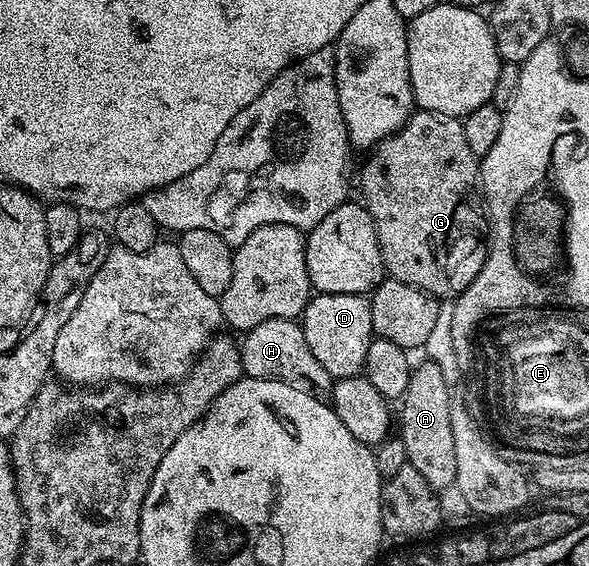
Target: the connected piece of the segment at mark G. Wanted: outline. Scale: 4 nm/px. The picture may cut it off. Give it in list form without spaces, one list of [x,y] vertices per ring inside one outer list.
[[[416,111],[415,113],[412,113],[411,118],[404,126],[402,126],[402,128],[397,131],[396,134],[390,134],[390,136],[388,136],[384,142],[380,142],[379,145],[374,147],[374,149],[372,149],[368,154],[371,155],[368,156],[367,163],[364,164],[363,171],[361,171],[359,174],[359,186],[361,189],[363,189],[363,198],[361,197],[361,202],[362,205],[367,207],[367,211],[371,214],[371,218],[375,222],[375,231],[379,237],[379,251],[383,257],[384,271],[386,271],[390,277],[401,280],[410,286],[416,286],[418,290],[424,290],[427,294],[431,294],[434,298],[436,298],[436,300],[454,300],[458,298],[459,295],[463,293],[465,288],[469,288],[469,284],[477,276],[477,272],[481,272],[483,262],[487,258],[487,248],[489,245],[489,215],[485,209],[485,199],[480,186],[481,179],[479,176],[479,167],[481,162],[480,159],[475,157],[474,152],[469,148],[469,144],[465,141],[465,128],[463,127],[462,121],[457,118],[441,117],[438,114],[432,113],[431,111]]]

